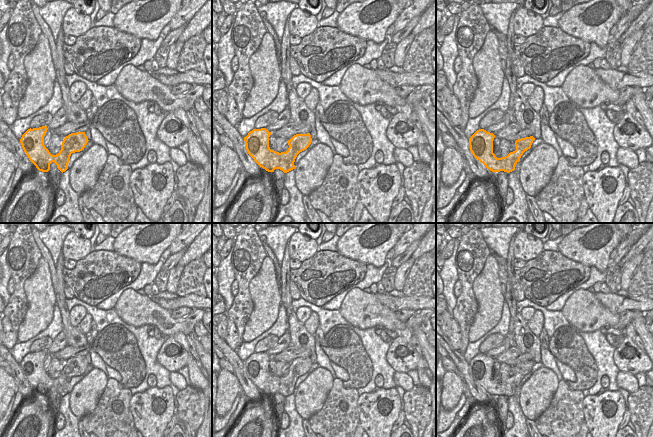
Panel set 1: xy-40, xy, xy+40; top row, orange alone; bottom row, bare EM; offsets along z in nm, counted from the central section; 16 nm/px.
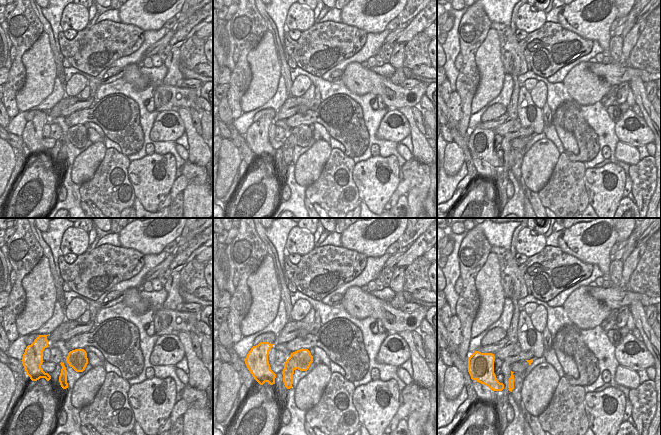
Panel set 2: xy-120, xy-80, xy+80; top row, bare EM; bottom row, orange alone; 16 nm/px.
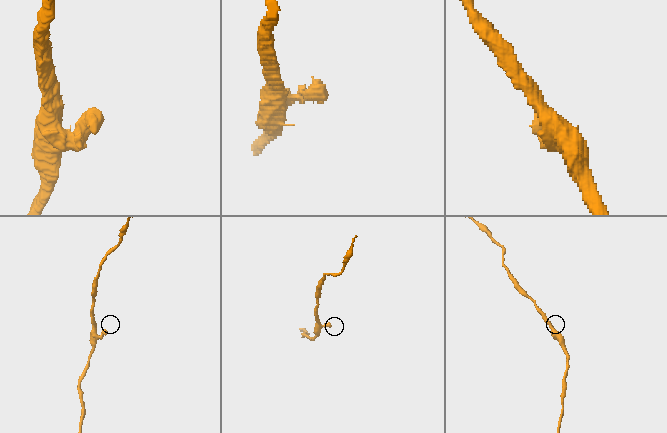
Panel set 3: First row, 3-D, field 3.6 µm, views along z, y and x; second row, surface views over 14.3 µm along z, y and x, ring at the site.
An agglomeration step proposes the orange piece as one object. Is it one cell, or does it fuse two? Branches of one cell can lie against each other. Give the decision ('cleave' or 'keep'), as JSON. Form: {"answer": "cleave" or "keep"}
{"answer": "keep"}

